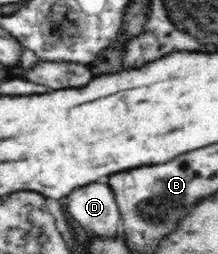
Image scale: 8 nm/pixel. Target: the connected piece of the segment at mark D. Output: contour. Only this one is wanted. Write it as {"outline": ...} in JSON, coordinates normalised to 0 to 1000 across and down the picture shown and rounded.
{"outline":[[[408,724],[335,748],[289,803],[335,858],[427,929],[518,937],[546,898],[546,827],[491,724]]]}

